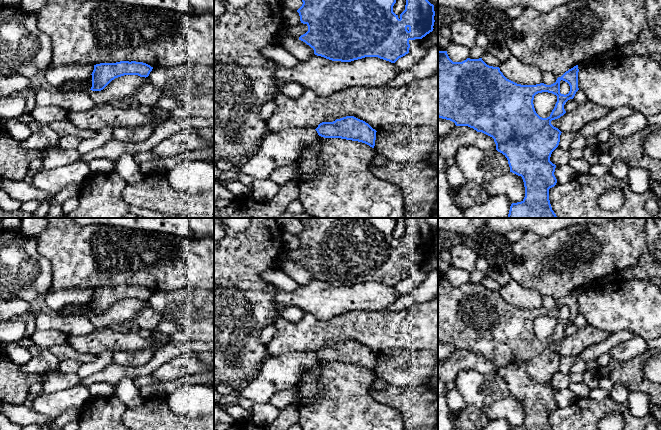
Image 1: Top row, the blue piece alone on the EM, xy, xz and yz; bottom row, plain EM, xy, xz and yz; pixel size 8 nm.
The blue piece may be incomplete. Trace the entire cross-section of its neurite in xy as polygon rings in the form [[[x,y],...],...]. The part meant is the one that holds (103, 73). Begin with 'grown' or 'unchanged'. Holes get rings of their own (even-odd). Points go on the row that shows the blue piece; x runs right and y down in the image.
unchanged | [[[120,61],[116,63],[100,63],[94,65],[92,72],[92,91],[103,90],[112,80],[124,75],[148,77],[153,67],[143,62]]]

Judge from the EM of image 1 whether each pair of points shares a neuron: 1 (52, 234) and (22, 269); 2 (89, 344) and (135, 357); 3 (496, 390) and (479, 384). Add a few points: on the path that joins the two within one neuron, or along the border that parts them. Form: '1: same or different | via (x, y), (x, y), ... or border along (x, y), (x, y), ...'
1: different | border along (35, 238), (37, 250), (49, 262), (51, 270)
2: different | border along (138, 349), (116, 350), (114, 352)
3: same | via (492, 388), (483, 388)

